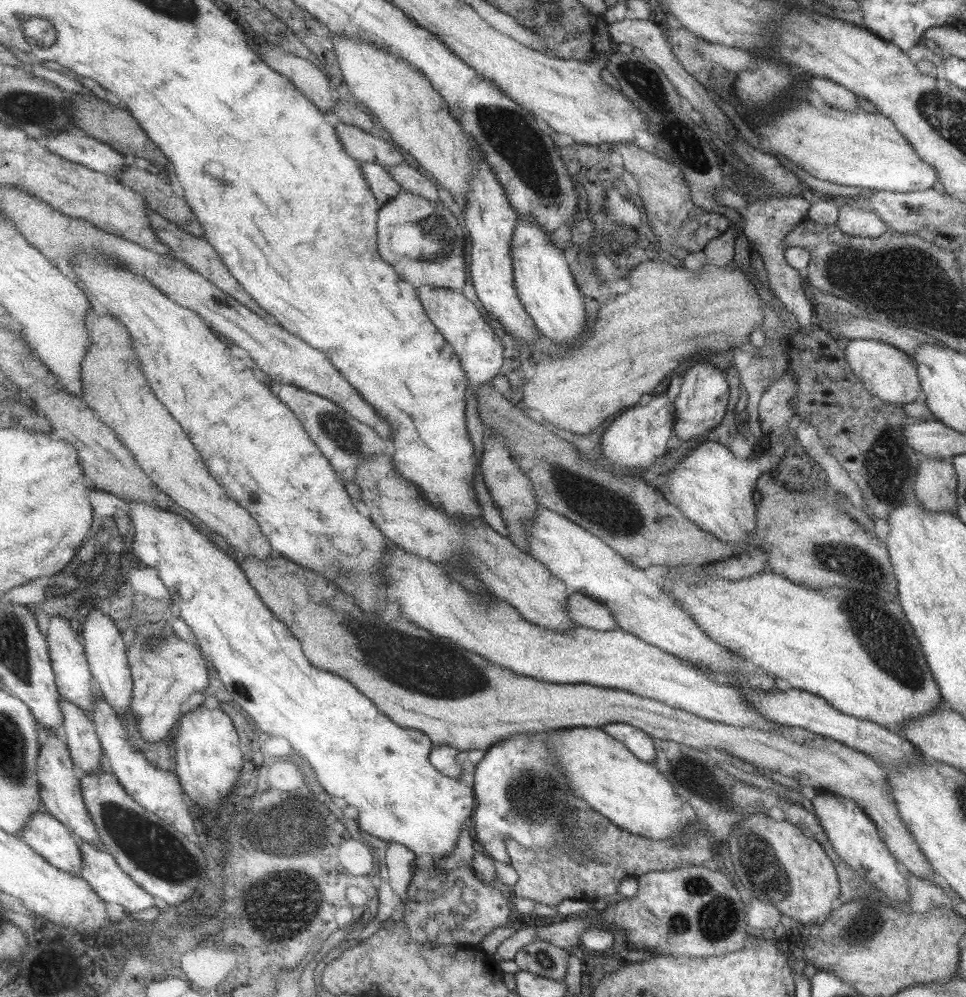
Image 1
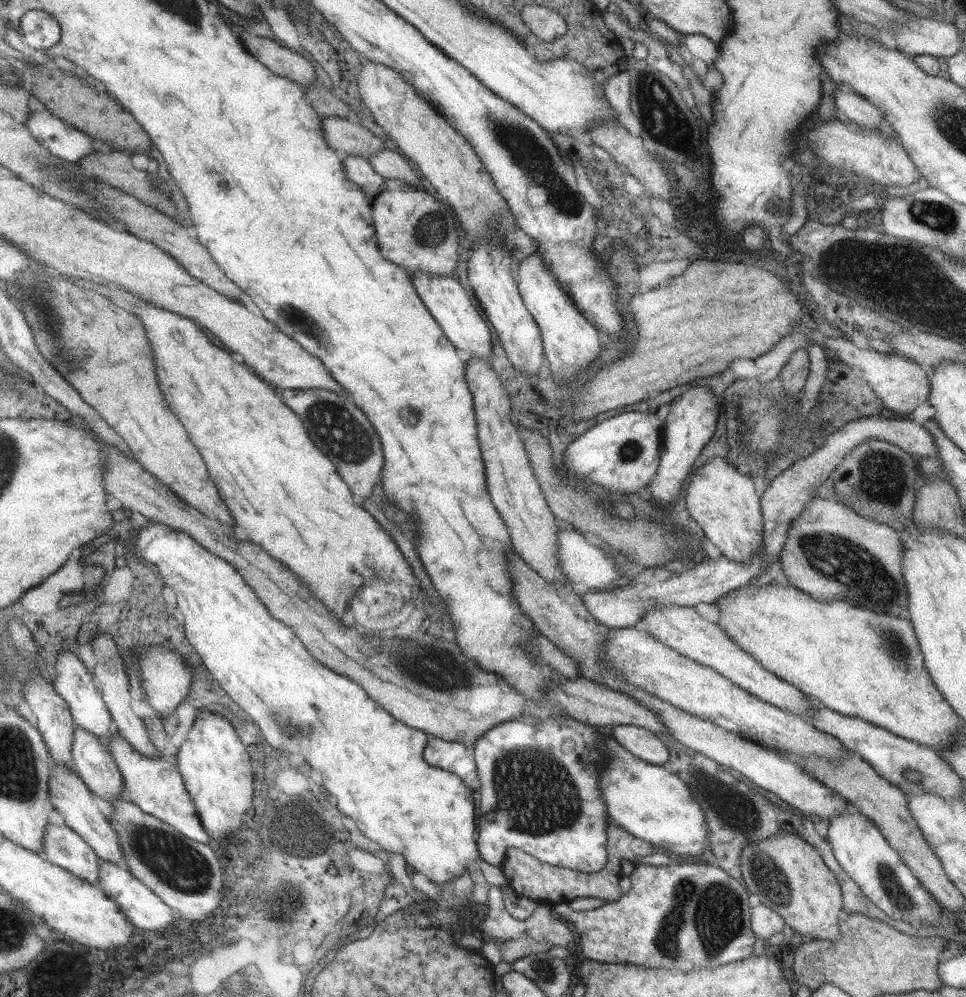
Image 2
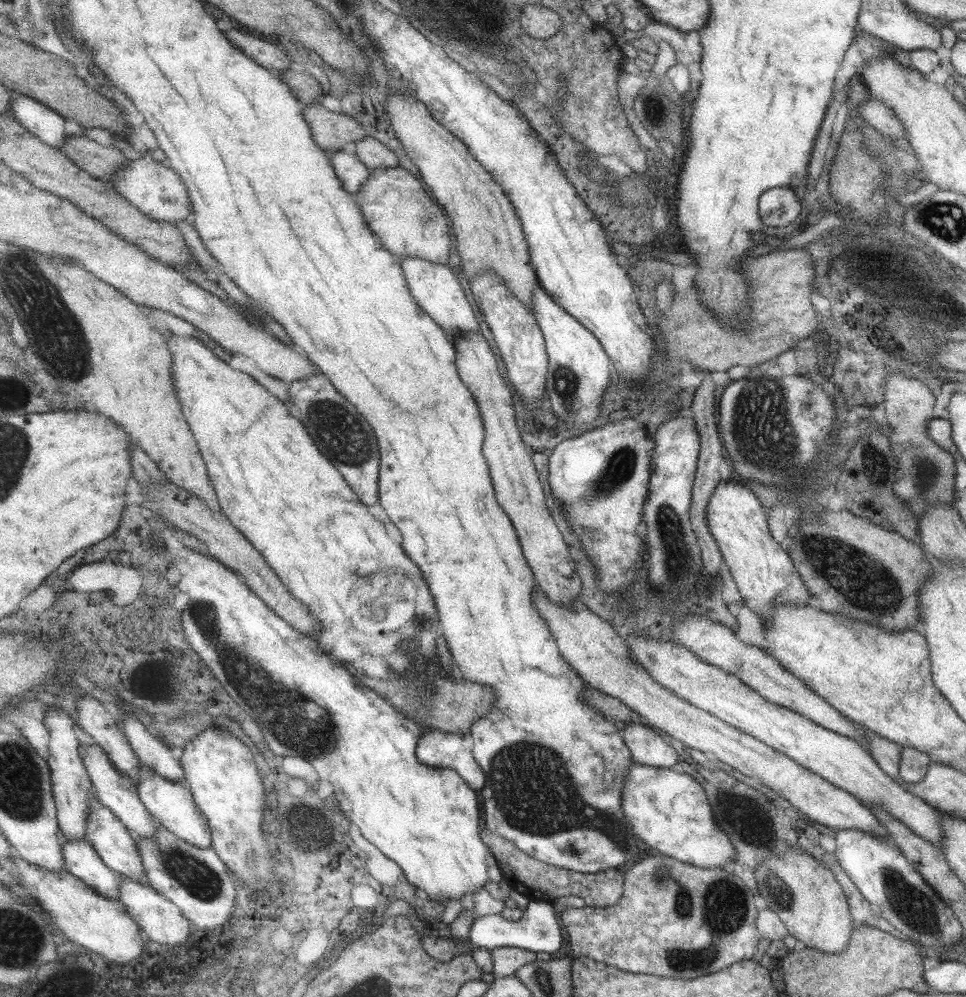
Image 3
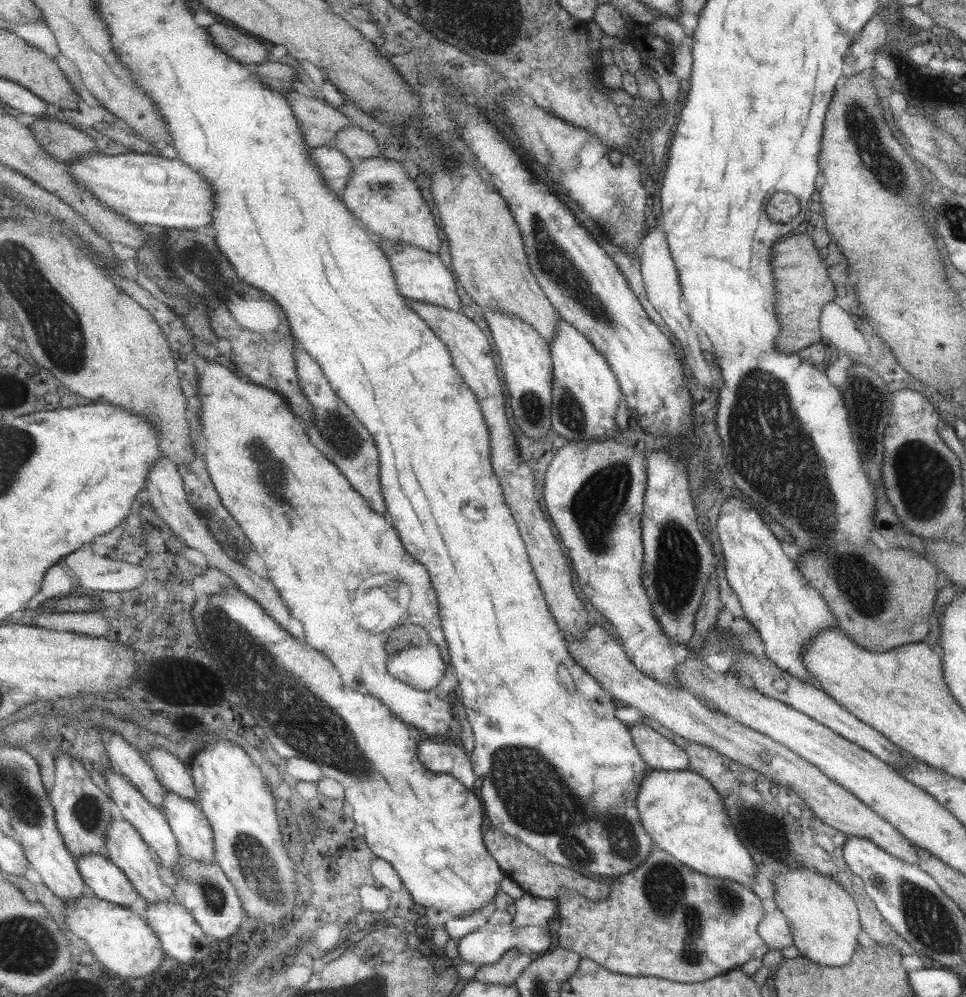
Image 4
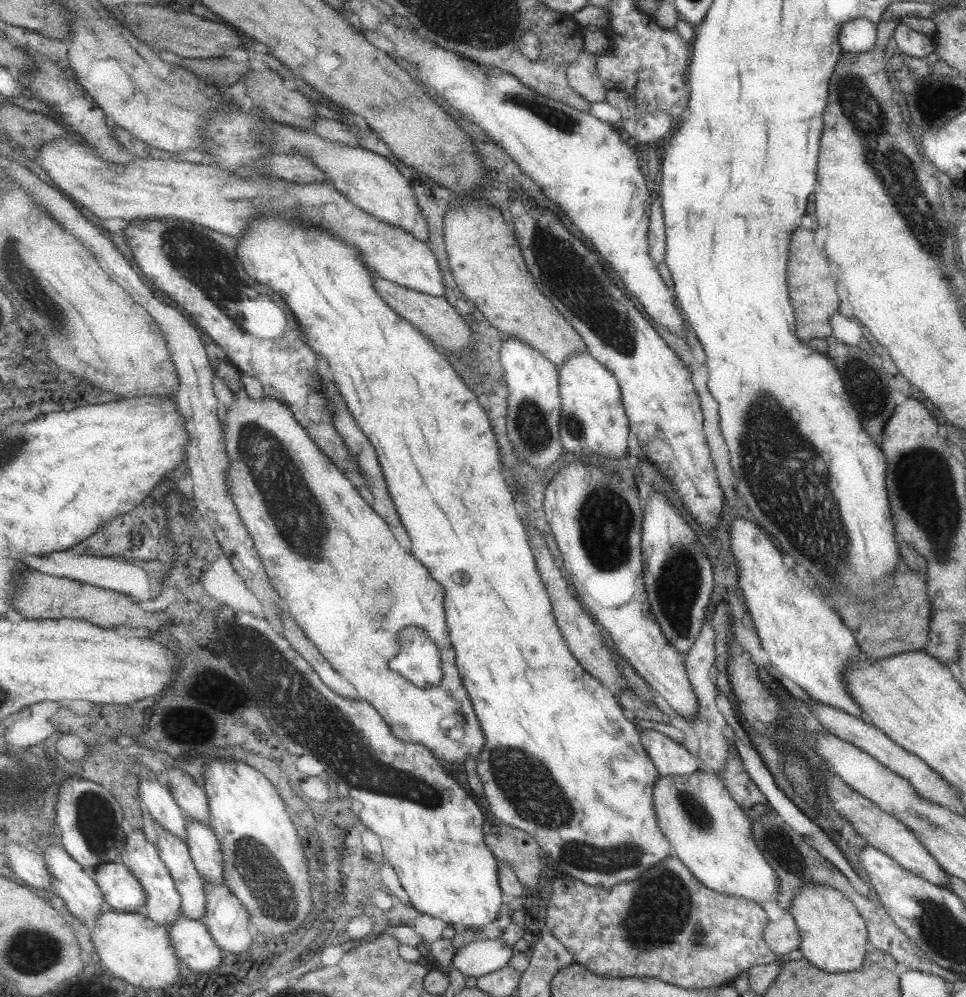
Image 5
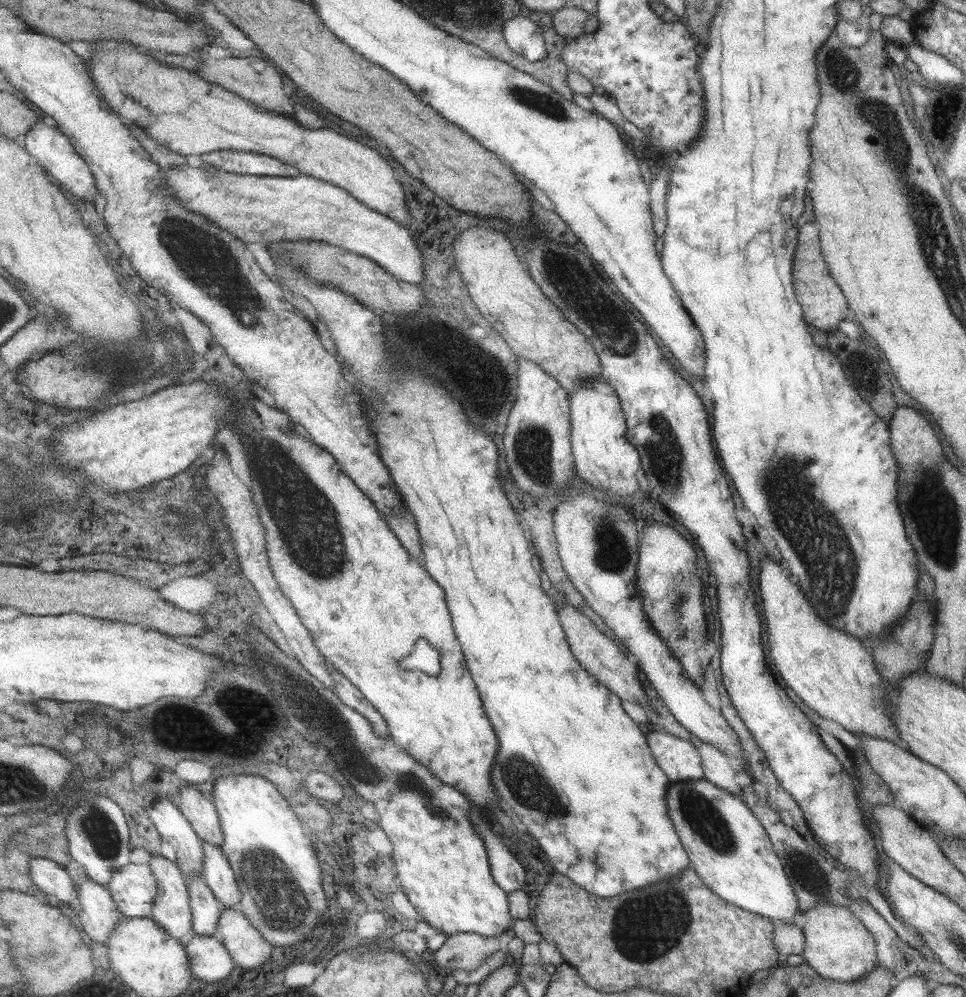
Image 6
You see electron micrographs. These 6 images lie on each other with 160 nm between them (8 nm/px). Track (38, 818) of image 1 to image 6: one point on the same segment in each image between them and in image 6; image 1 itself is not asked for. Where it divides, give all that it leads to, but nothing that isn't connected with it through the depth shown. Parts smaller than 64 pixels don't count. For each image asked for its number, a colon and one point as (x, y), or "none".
2: (64, 846)
3: (82, 859)
4: (107, 880)
5: (124, 892)
6: (135, 887)

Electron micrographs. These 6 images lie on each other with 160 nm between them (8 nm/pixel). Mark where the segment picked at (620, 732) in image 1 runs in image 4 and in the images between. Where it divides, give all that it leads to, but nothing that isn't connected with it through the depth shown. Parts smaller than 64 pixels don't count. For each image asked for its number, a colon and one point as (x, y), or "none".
2: (641, 743)
3: (647, 748)
4: (659, 753)

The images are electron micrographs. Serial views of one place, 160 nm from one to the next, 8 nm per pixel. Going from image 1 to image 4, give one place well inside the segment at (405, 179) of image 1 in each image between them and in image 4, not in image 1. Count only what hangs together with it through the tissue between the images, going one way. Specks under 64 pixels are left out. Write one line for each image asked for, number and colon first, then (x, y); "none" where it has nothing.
2: (389, 164)
3: (371, 152)
4: (356, 143)

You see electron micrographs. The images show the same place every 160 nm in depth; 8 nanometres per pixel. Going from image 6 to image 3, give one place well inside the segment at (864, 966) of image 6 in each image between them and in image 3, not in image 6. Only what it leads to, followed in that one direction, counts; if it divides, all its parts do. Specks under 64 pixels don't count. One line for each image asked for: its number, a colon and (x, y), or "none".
3: (803, 892)
4: (822, 917)
5: (833, 934)

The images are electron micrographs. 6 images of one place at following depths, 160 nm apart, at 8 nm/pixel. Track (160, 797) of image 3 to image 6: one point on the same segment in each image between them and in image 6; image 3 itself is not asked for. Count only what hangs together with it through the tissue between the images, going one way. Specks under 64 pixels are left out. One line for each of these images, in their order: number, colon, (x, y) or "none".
4: (197, 838)
5: (207, 852)
6: (218, 872)

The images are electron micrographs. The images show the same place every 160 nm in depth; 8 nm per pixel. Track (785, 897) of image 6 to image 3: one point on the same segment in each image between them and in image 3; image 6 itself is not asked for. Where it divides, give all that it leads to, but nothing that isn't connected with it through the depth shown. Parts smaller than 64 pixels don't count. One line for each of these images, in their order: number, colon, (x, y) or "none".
3: (669, 811)
4: (683, 815)
5: (708, 832)

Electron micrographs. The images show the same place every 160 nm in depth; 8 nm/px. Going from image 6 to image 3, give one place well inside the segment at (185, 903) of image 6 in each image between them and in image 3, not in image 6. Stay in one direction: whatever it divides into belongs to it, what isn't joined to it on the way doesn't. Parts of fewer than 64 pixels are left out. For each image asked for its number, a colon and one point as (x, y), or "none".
3: (113, 840)
4: (127, 847)
5: (165, 904)

